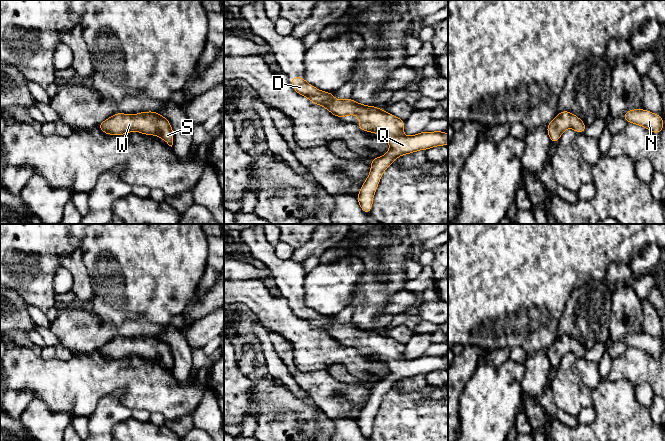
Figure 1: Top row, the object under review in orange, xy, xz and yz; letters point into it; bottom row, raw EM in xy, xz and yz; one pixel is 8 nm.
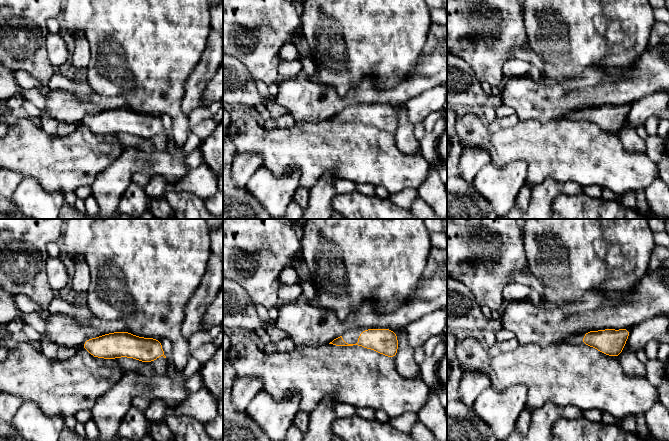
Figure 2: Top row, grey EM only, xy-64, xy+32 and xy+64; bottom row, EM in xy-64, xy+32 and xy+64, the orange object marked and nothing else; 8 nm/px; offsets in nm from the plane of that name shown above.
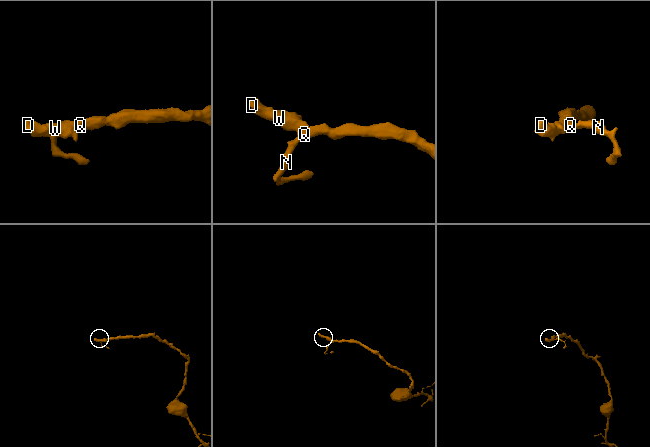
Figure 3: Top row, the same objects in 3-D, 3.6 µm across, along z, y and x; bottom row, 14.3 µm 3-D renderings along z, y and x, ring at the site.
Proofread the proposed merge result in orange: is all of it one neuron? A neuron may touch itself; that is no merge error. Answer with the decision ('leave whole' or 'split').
leave whole

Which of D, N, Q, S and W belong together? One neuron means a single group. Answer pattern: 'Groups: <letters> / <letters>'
Groups: D N Q S W

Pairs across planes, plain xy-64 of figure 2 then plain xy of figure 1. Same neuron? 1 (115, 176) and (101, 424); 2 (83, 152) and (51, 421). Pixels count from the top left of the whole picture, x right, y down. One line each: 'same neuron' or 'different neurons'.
1: same neuron
2: different neurons

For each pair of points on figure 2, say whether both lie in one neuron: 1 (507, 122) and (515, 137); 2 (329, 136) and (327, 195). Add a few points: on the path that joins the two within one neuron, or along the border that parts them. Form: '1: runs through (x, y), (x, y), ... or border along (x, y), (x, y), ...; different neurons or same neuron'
1: border along (519, 121), (512, 126), (501, 129); different neurons
2: border along (350, 180), (324, 173), (310, 188); different neurons

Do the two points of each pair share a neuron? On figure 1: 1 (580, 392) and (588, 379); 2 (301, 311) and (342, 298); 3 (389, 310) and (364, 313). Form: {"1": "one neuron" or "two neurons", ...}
{"1": "two neurons", "2": "two neurons", "3": "two neurons"}

